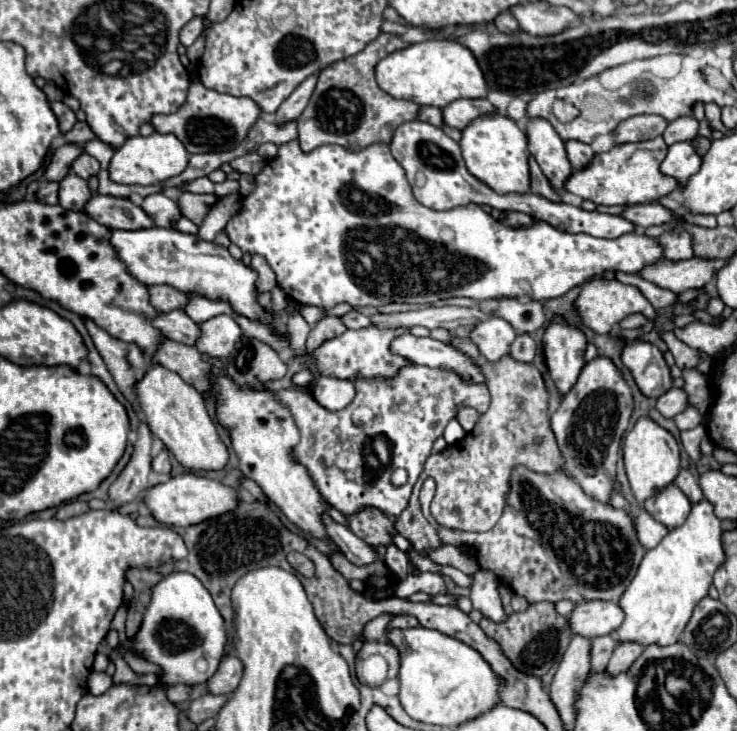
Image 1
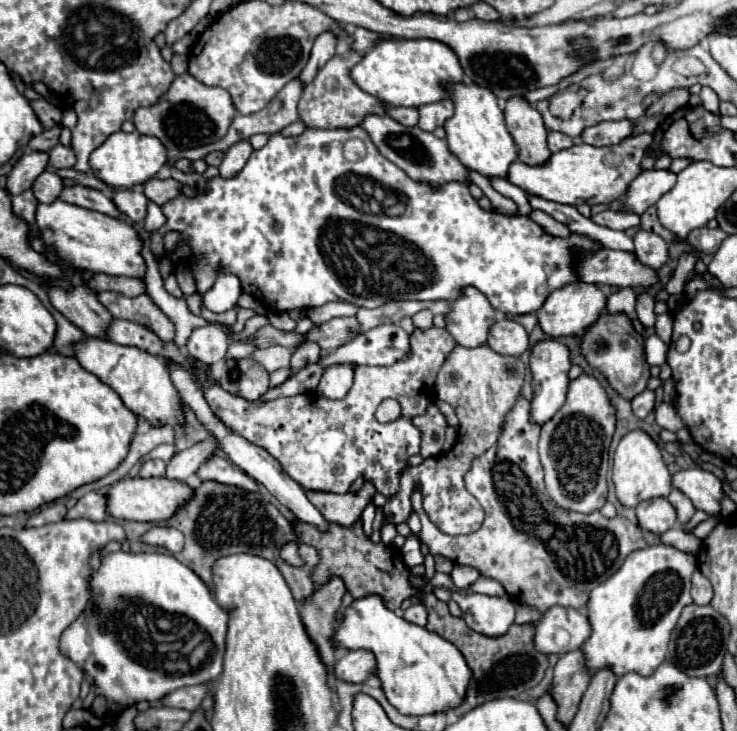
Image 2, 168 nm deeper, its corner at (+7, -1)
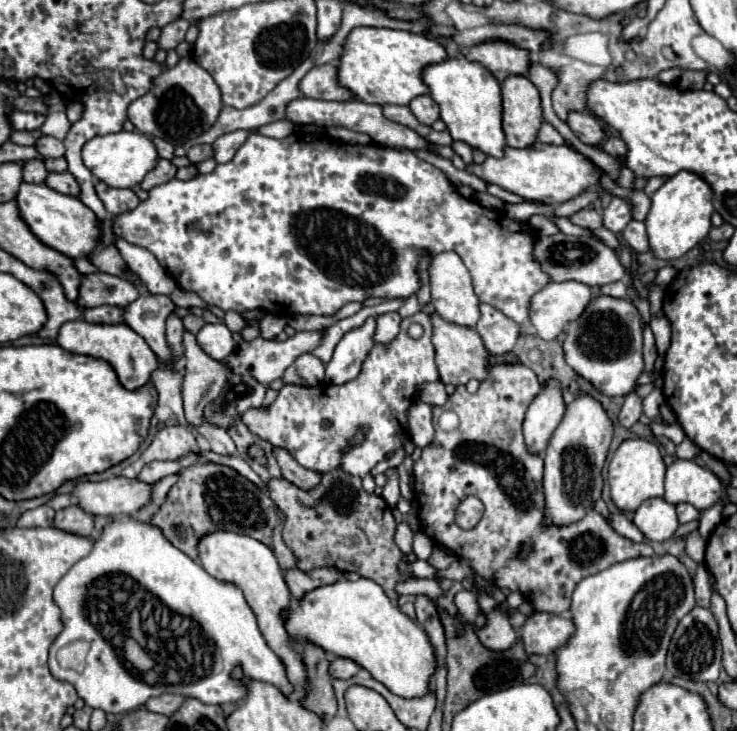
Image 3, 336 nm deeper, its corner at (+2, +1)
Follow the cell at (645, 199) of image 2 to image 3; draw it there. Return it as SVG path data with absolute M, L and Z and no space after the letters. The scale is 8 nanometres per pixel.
M612 197L610 205L602 211L602 215L604 215L604 227L612 233L620 233L626 227L626 223L632 219L630 205L620 197Z

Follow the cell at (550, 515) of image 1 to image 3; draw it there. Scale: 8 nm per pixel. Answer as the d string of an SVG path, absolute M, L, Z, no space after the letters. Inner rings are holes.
M494 365L488 377L480 383L476 393L468 393L464 385L458 385L456 391L448 397L444 407L432 409L434 423L434 439L428 449L422 449L418 461L414 461L414 497L420 505L418 519L422 531L436 539L440 545L448 547L456 557L464 557L472 563L476 573L496 583L498 587L508 587L510 591L522 591L534 605L536 611L546 613L566 613L570 607L570 597L580 579L600 573L614 563L636 559L636 557L654 557L654 551L648 543L634 543L622 535L618 535L610 523L590 509L584 519L566 525L566 527L544 527L544 493L542 493L542 471L544 463L540 455L530 455L524 437L522 437L522 421L528 405L540 393L540 383L532 369L524 365ZM444 411L456 411L460 417L460 427L452 433L444 433L438 427L438 417ZM476 495L484 503L484 515L472 529L462 529L456 525L456 507L464 497ZM522 543L532 545L532 553L522 559L518 557L518 549Z

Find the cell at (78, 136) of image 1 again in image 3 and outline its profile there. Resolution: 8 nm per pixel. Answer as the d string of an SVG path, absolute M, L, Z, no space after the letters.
M10 131L10 141L16 145L34 145L34 141L40 137L40 131Z

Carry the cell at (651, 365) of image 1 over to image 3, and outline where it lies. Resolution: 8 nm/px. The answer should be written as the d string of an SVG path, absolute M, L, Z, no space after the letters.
M598 295L588 309L566 327L564 339L566 363L604 395L628 395L644 371L642 361L642 323L638 309L628 299Z

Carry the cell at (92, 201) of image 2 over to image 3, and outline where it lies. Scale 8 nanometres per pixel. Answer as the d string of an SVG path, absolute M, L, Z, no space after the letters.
M64 171L64 173L48 173L48 177L46 177L44 183L46 183L50 189L54 189L54 191L58 191L58 193L64 193L64 195L76 197L76 195L80 193L76 179L74 179L72 173L68 173L68 171Z

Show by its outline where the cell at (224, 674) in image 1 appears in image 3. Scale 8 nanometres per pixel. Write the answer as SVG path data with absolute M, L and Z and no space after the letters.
M162 693L158 697L150 697L144 707L150 711L150 713L160 713L160 715L172 715L180 703L184 701L182 695L170 695L170 693Z

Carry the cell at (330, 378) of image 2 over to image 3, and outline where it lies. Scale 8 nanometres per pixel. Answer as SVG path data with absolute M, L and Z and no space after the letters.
M368 317L364 325L348 331L334 349L330 363L326 365L326 381L328 383L348 383L358 377L364 359L368 357L370 349L374 347L374 331L376 319Z

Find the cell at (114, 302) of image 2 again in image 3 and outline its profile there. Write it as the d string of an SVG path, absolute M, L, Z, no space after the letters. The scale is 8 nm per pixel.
M96 271L82 275L76 303L80 307L98 307L98 305L126 307L136 297L138 297L138 289L130 281Z

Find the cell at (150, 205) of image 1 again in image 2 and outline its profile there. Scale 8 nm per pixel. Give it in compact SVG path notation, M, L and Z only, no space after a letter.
M121 189L113 193L113 201L121 213L125 213L131 221L143 223L147 217L147 203L149 199L143 195L141 189Z

